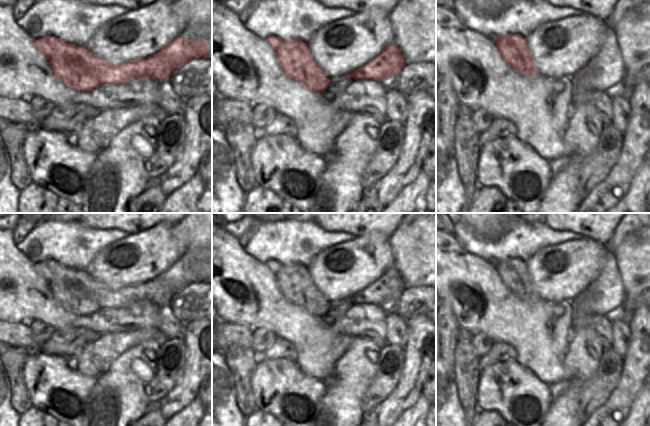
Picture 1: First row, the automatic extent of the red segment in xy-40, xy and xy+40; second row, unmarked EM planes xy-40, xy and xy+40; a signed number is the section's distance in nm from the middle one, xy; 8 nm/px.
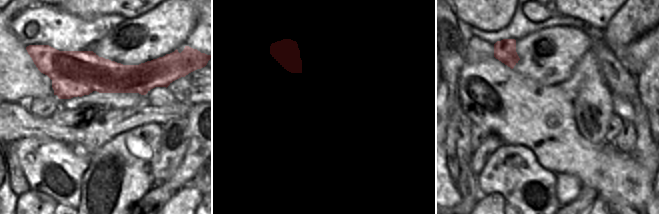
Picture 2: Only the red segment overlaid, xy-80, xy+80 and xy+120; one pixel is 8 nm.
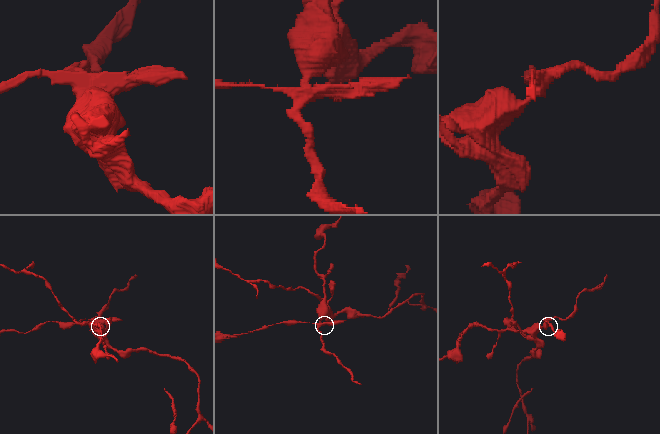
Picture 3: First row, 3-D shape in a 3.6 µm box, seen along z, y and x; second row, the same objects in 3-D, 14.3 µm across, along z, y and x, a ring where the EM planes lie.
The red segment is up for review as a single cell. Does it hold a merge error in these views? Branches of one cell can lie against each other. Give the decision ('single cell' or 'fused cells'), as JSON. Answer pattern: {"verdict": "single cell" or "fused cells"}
{"verdict": "fused cells"}

